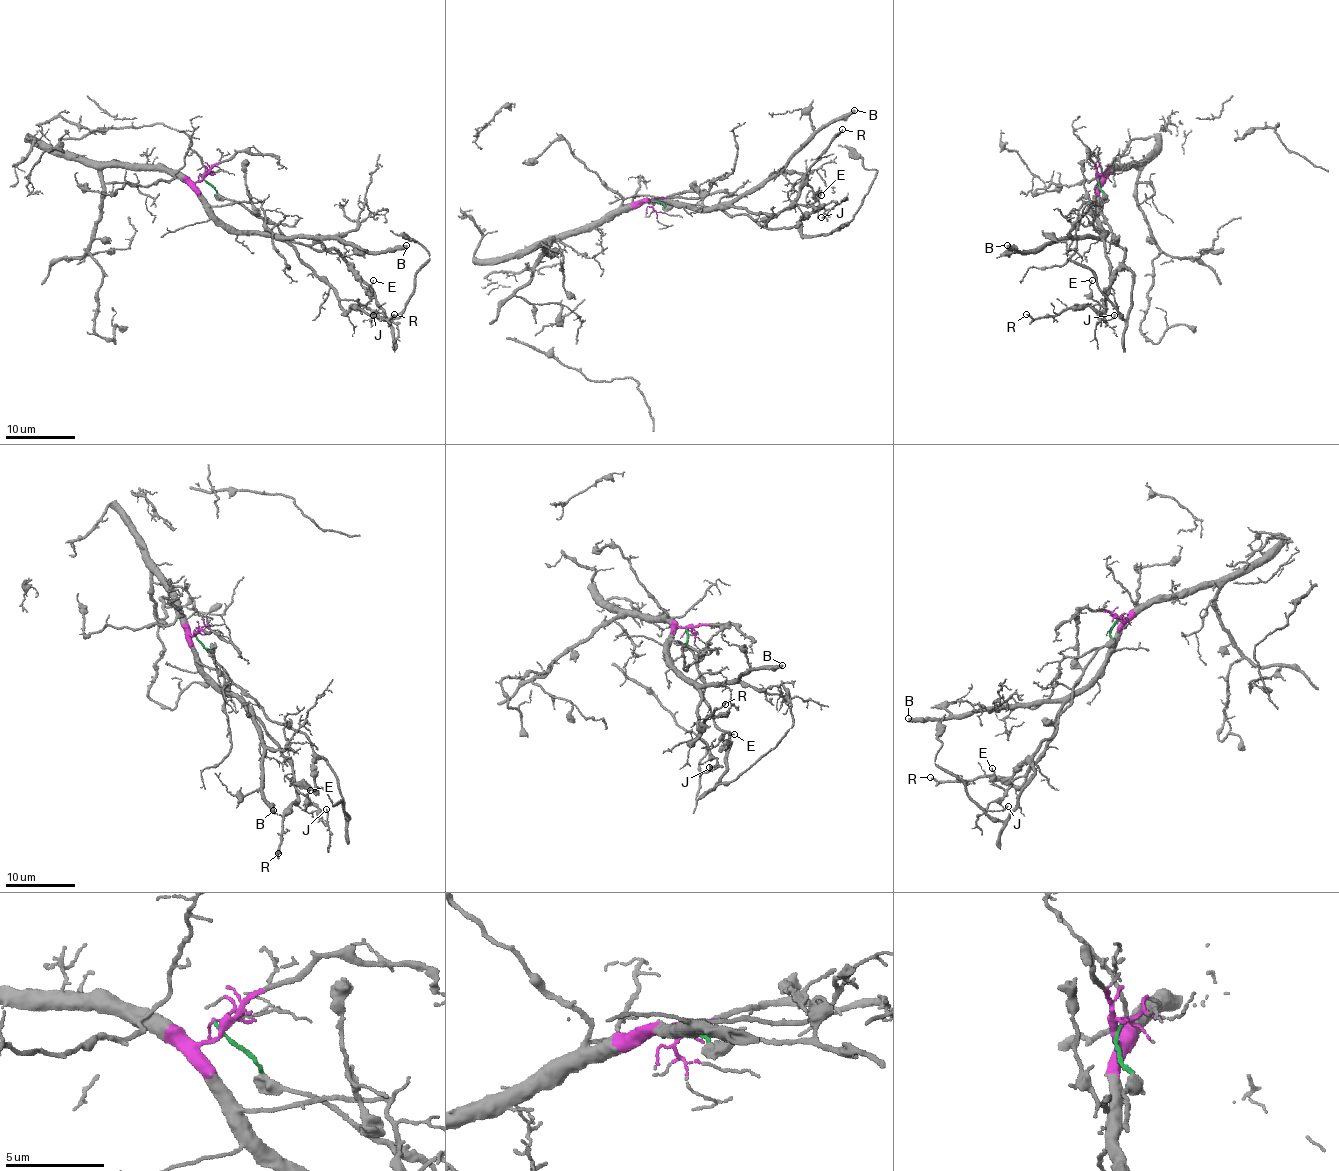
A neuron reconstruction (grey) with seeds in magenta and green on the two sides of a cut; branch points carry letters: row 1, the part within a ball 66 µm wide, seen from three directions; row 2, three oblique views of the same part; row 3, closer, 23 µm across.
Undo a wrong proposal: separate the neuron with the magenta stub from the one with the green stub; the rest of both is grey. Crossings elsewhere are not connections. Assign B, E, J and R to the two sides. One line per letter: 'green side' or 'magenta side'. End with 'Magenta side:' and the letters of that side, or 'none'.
B: magenta side
E: magenta side
J: magenta side
R: magenta side
Magenta side: B, E, J, R

